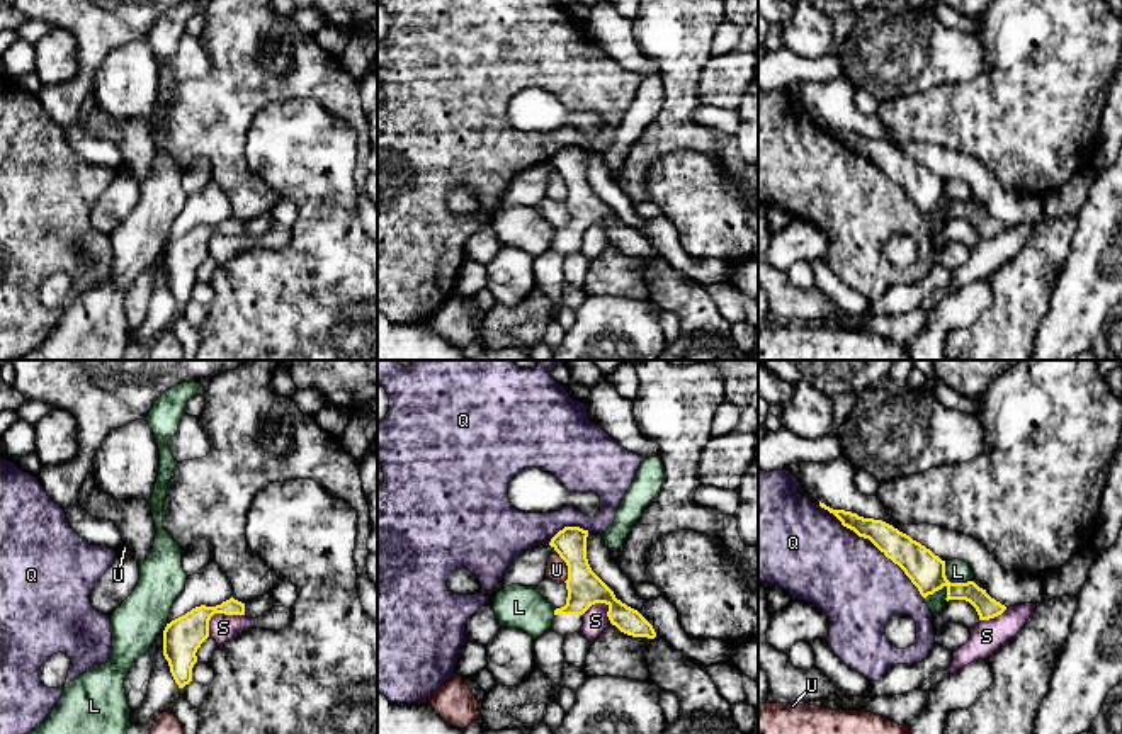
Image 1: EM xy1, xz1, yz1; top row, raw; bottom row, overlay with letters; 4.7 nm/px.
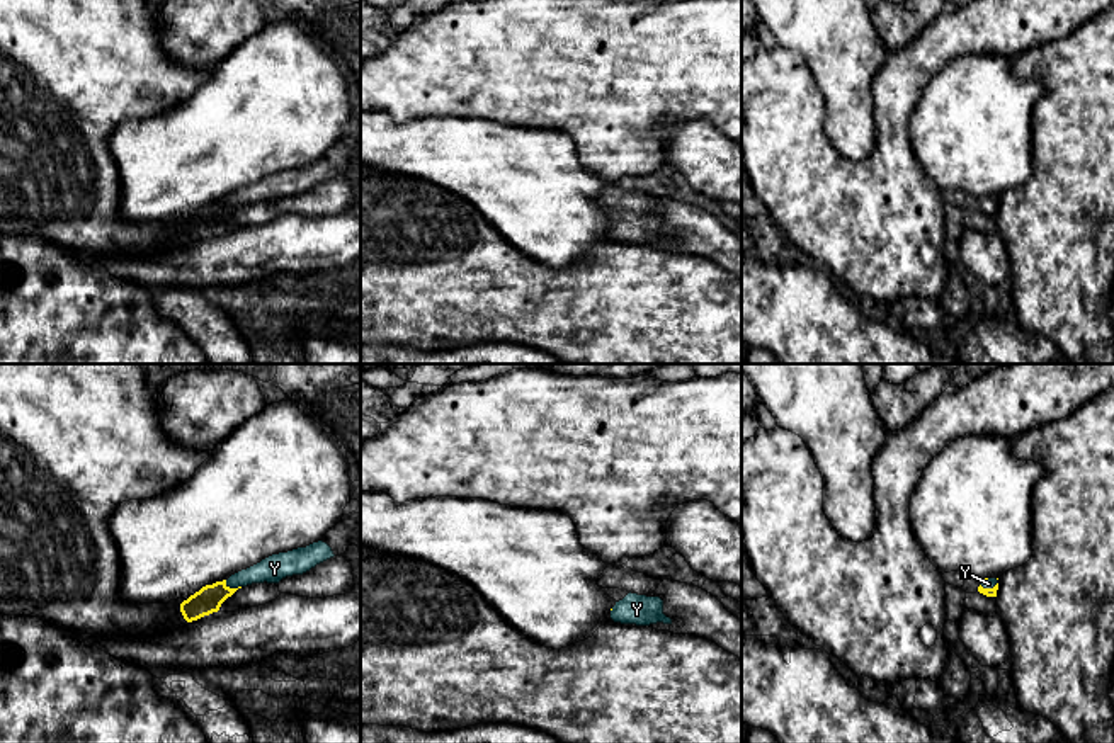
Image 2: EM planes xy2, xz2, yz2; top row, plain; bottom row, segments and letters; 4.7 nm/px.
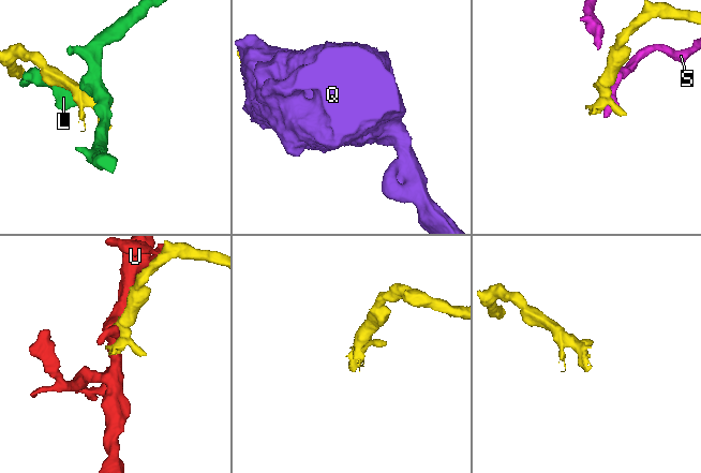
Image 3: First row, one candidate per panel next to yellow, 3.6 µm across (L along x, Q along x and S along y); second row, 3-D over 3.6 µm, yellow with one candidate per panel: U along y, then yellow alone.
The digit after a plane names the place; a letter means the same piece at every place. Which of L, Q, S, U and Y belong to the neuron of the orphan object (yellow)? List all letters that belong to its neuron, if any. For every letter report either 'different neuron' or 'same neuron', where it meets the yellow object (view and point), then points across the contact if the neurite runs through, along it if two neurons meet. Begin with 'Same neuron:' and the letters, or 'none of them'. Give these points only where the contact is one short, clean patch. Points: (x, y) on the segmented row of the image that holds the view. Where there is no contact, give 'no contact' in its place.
Same neuron: Y
L: different neuron; meets yellow in yz1 at (952, 583)
Q: different neuron; meets yellow in yz1 at (874, 544)
S: different neuron; meets yellow in xy1 at (216, 612); border along xy1 (242, 614), (215, 614), (209, 621), (208, 636)
U: different neuron; meets yellow in xz1 at (566, 564)
Y: same neuron; meets yellow in xy2 at (232, 589); runs through xy2 (208, 599), (220, 590), (232, 589), (245, 577), (274, 568)

